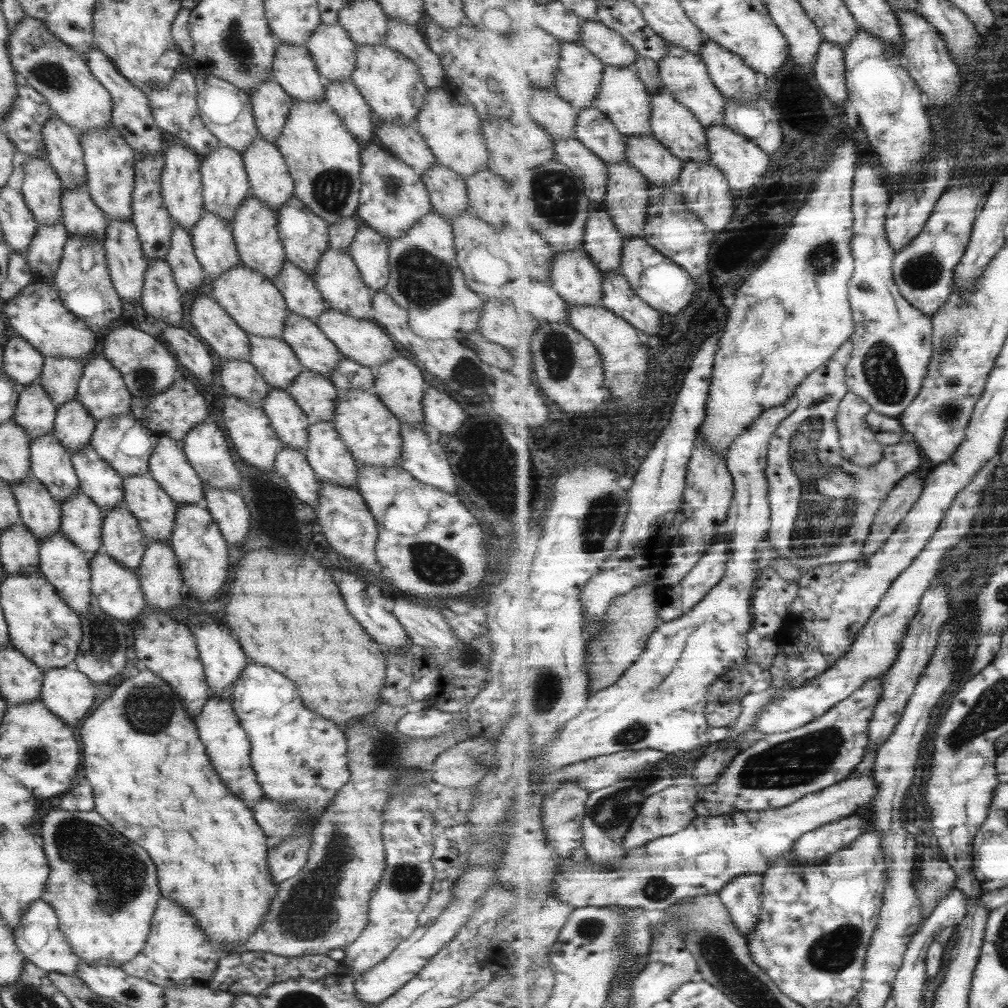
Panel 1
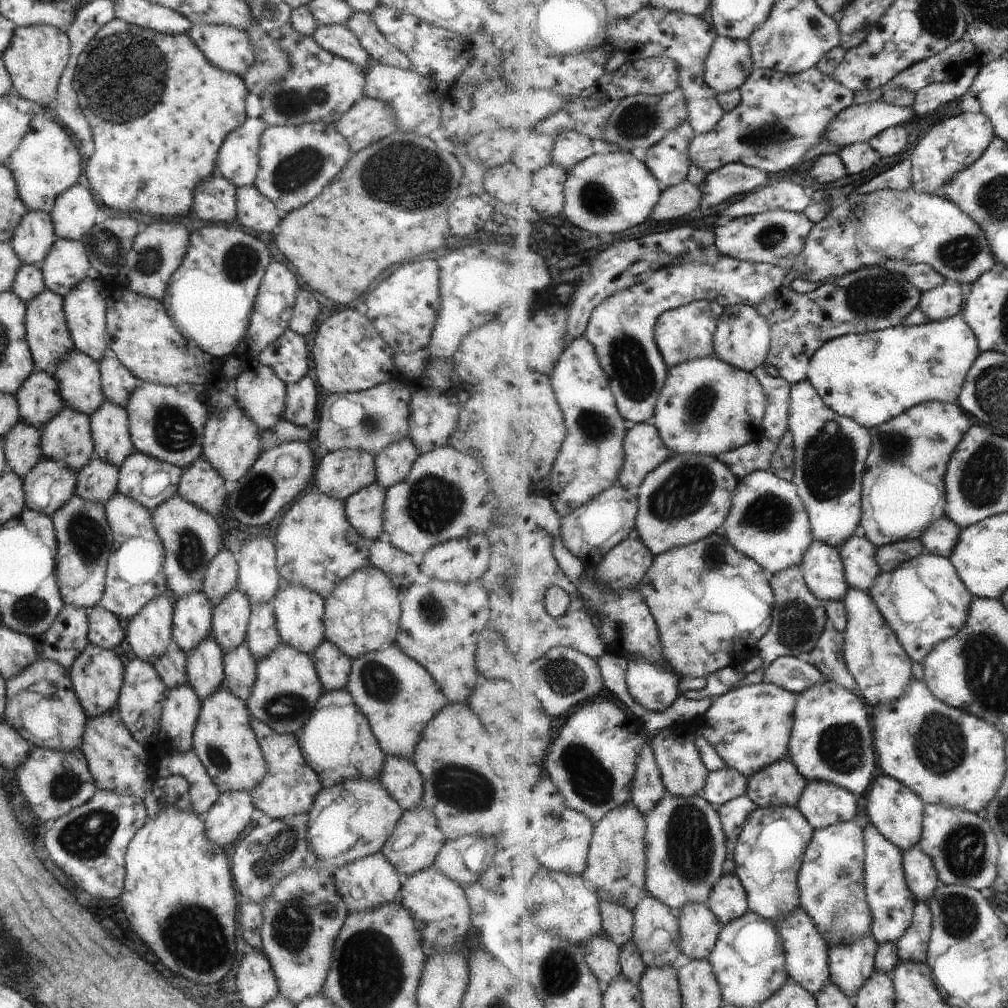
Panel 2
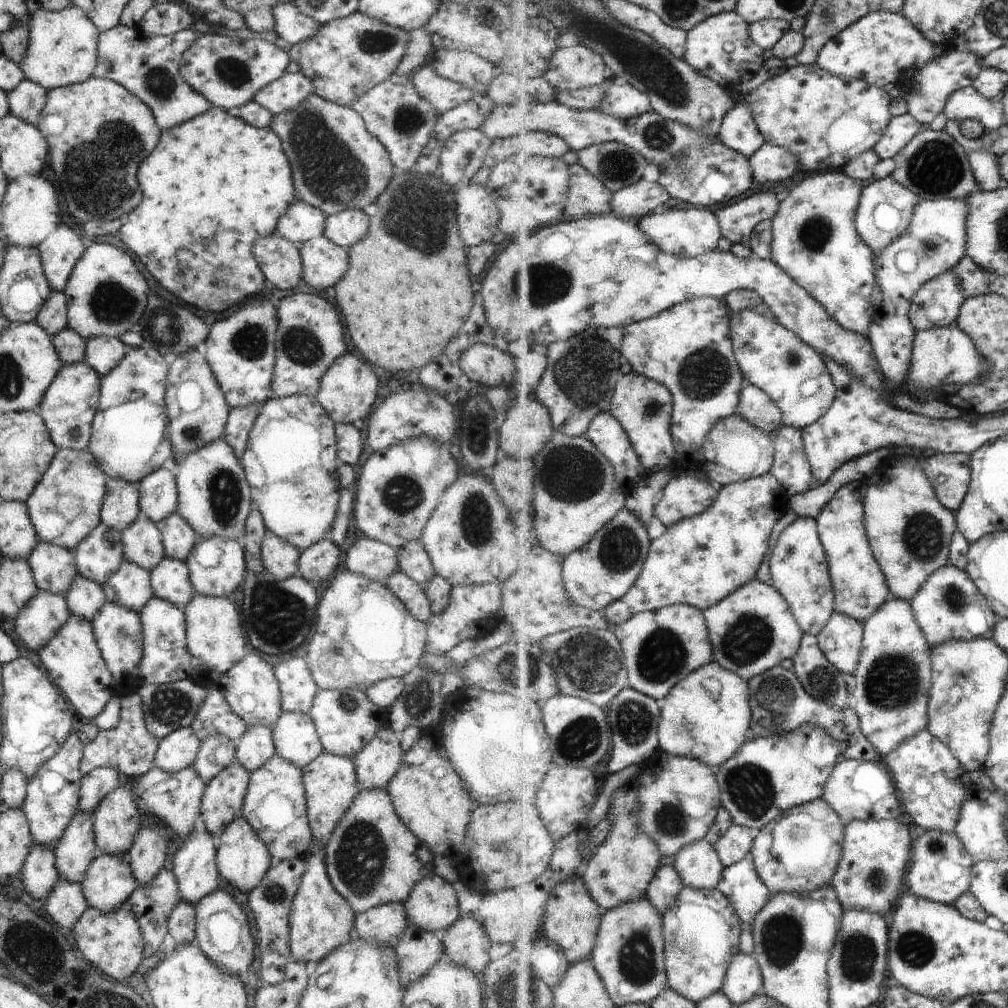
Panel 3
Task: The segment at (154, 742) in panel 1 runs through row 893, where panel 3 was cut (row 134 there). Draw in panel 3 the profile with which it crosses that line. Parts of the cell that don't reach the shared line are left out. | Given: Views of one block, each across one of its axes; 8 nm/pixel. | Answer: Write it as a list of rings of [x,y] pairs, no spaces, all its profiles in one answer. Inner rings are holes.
[[[214,107],[212,110],[208,110],[206,114],[198,116],[198,118],[182,122],[180,126],[174,126],[172,130],[161,132],[156,150],[142,162],[142,166],[138,170],[138,182],[140,182],[144,200],[142,200],[142,204],[136,210],[132,210],[128,216],[124,217],[125,224],[121,225],[120,230],[118,230],[118,236],[126,244],[128,250],[140,259],[140,262],[146,266],[148,272],[165,290],[172,292],[182,302],[188,302],[188,304],[198,306],[202,310],[214,310],[214,312],[222,312],[222,310],[226,310],[226,308],[230,308],[234,304],[237,307],[239,305],[238,302],[244,296],[256,298],[258,294],[266,294],[264,286],[269,283],[254,258],[252,244],[258,242],[264,236],[274,234],[282,214],[286,214],[286,210],[298,200],[295,184],[292,180],[292,169],[288,158],[286,158],[282,150],[279,136],[276,136],[270,129],[259,129],[255,126],[250,126],[247,122],[240,120],[240,118],[224,112],[223,108]]]

